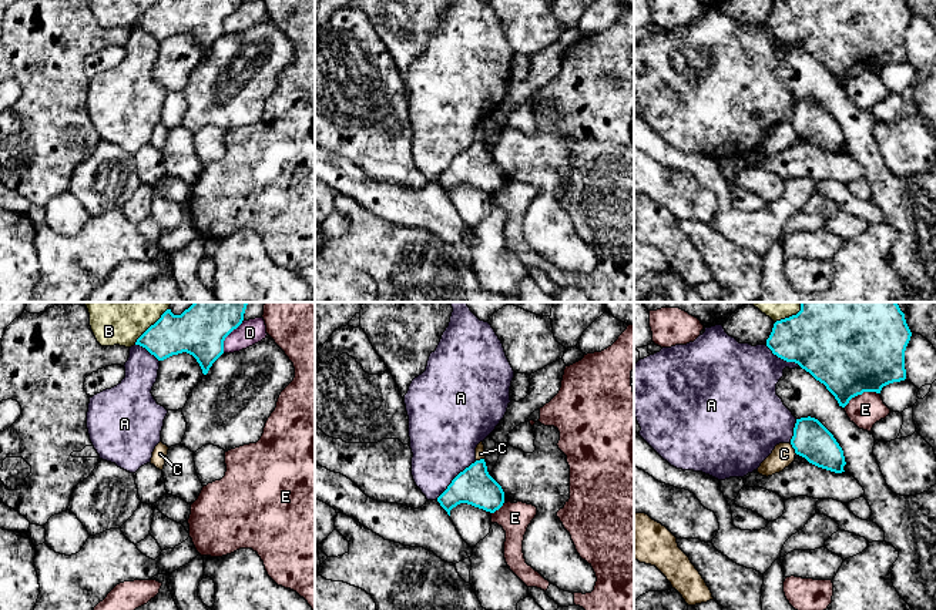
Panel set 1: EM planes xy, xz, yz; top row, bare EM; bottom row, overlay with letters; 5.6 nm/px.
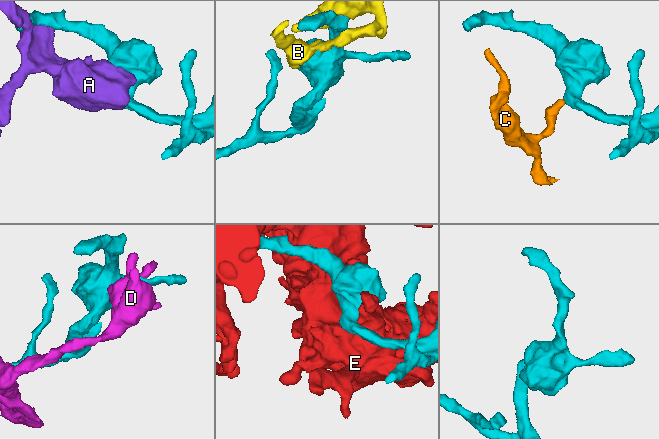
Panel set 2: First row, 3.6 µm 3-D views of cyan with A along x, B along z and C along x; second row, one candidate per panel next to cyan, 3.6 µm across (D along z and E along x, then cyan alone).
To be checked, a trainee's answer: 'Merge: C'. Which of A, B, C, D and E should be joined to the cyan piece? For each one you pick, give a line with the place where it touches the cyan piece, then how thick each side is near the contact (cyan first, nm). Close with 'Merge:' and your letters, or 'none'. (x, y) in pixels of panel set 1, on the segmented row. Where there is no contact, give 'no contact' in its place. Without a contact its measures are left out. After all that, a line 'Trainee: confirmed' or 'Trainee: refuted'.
Merge: none
Trainee: refuted

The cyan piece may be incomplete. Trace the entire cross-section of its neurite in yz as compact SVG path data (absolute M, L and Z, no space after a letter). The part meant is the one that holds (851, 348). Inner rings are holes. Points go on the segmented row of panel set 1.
M801 302L796 315L774 324L766 346L809 372L845 408L863 392L880 393L883 386L906 379L905 351L910 336L896 302Z

